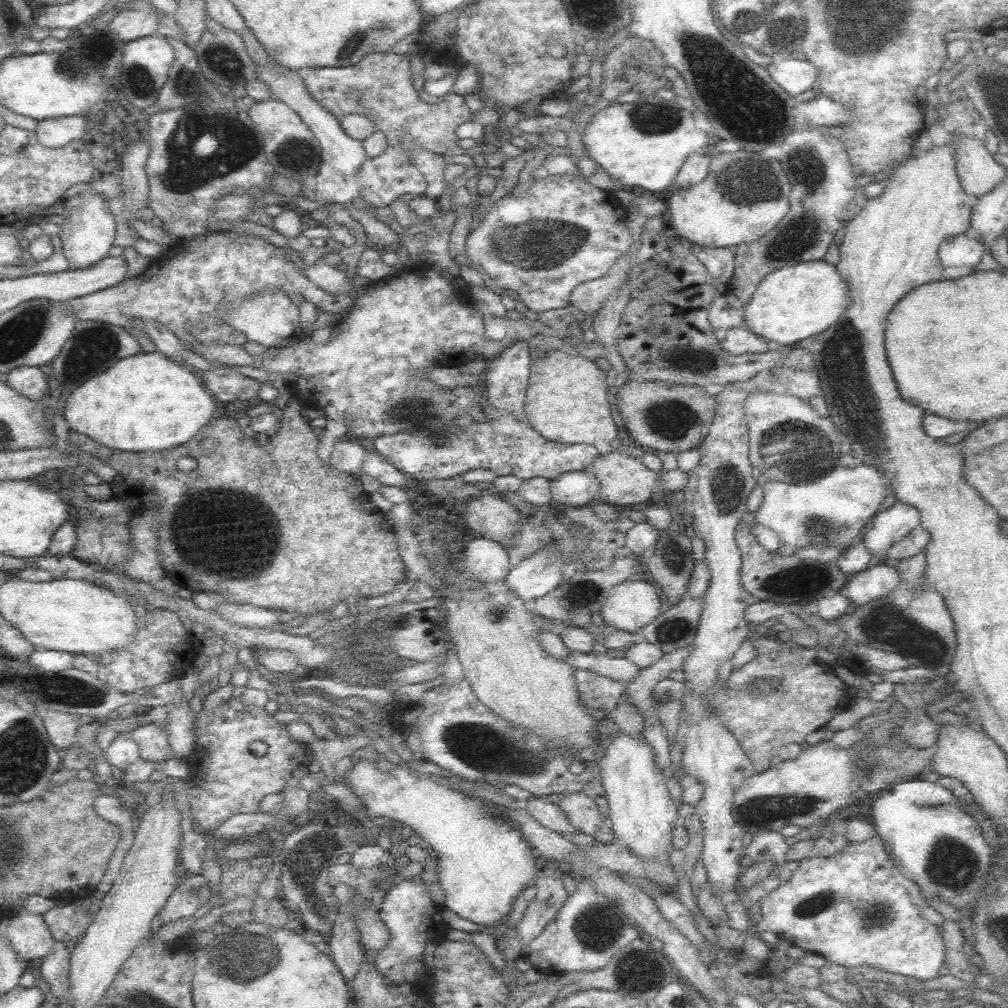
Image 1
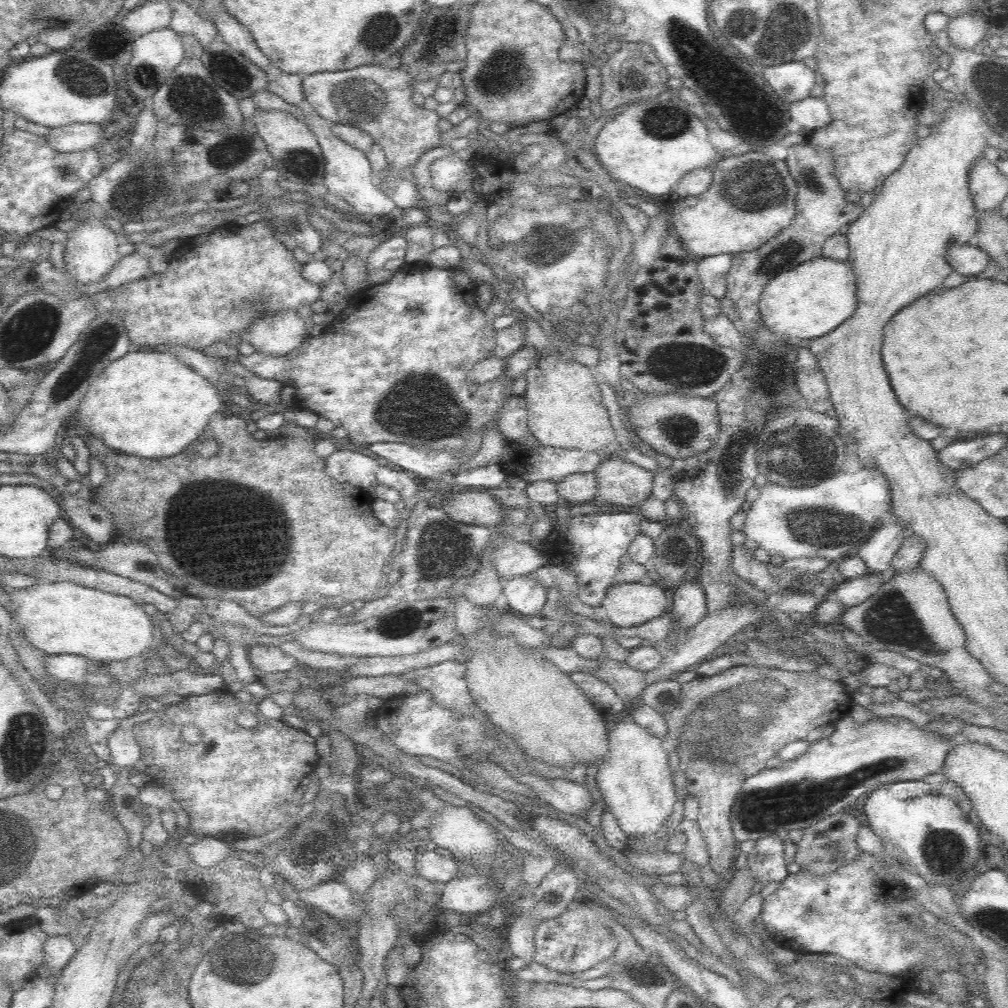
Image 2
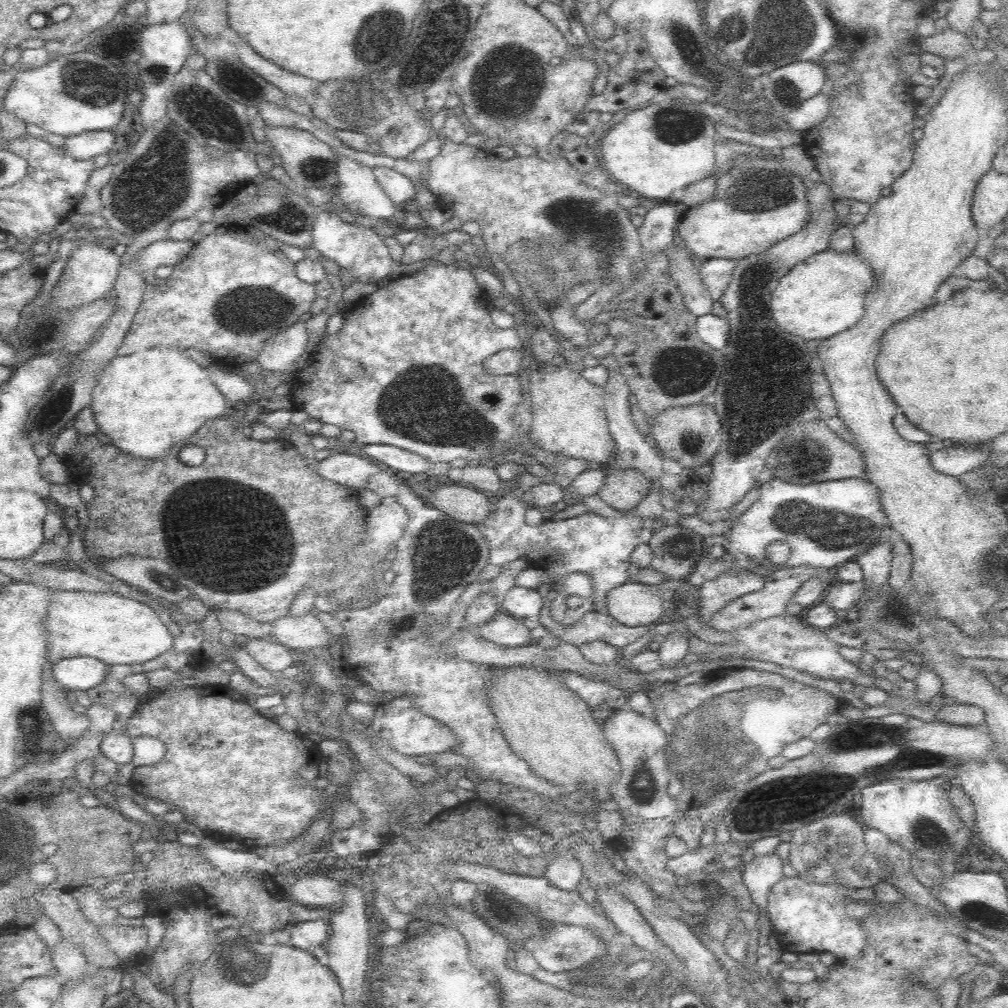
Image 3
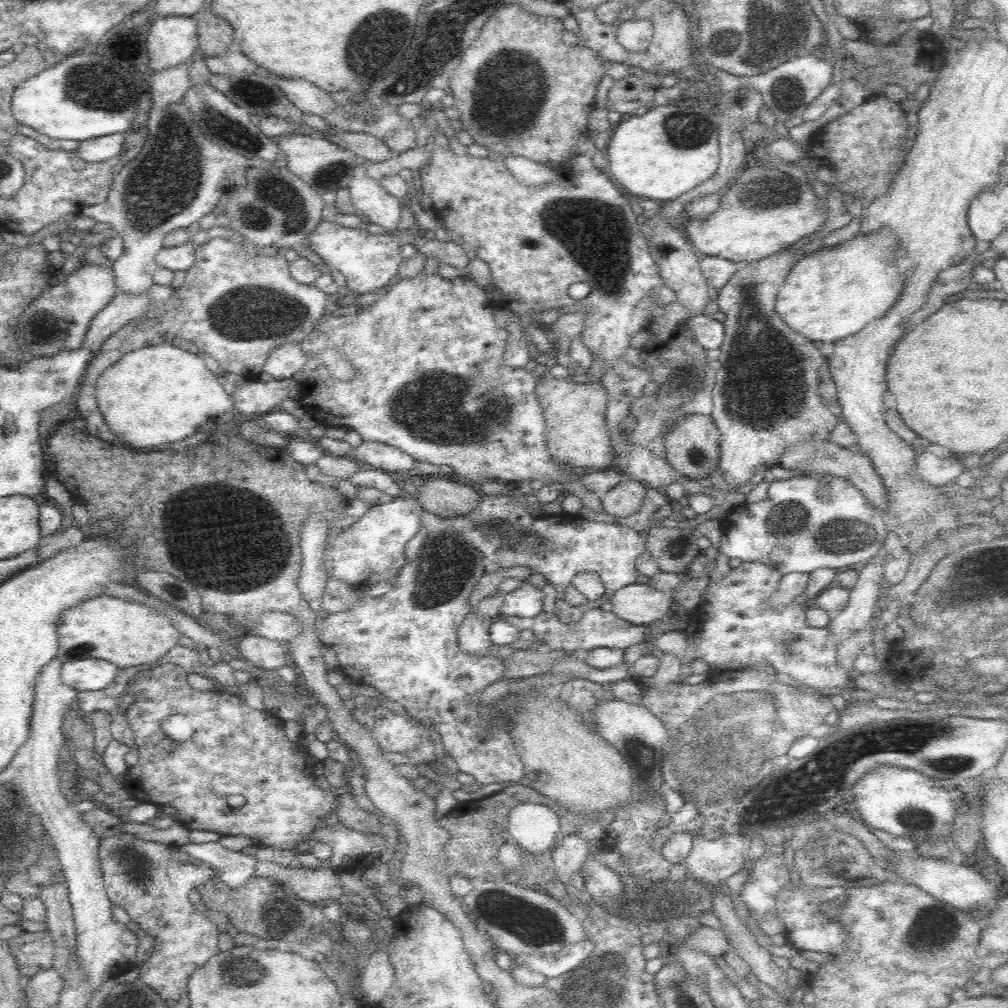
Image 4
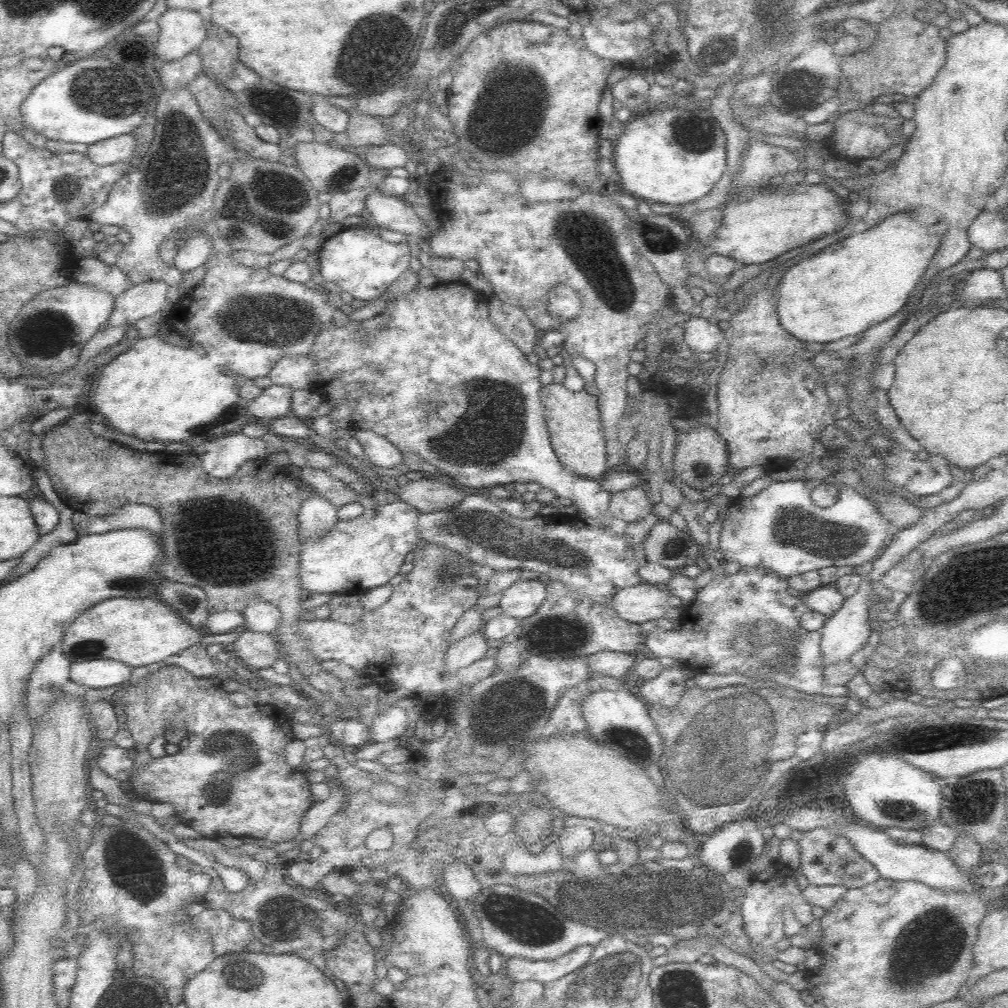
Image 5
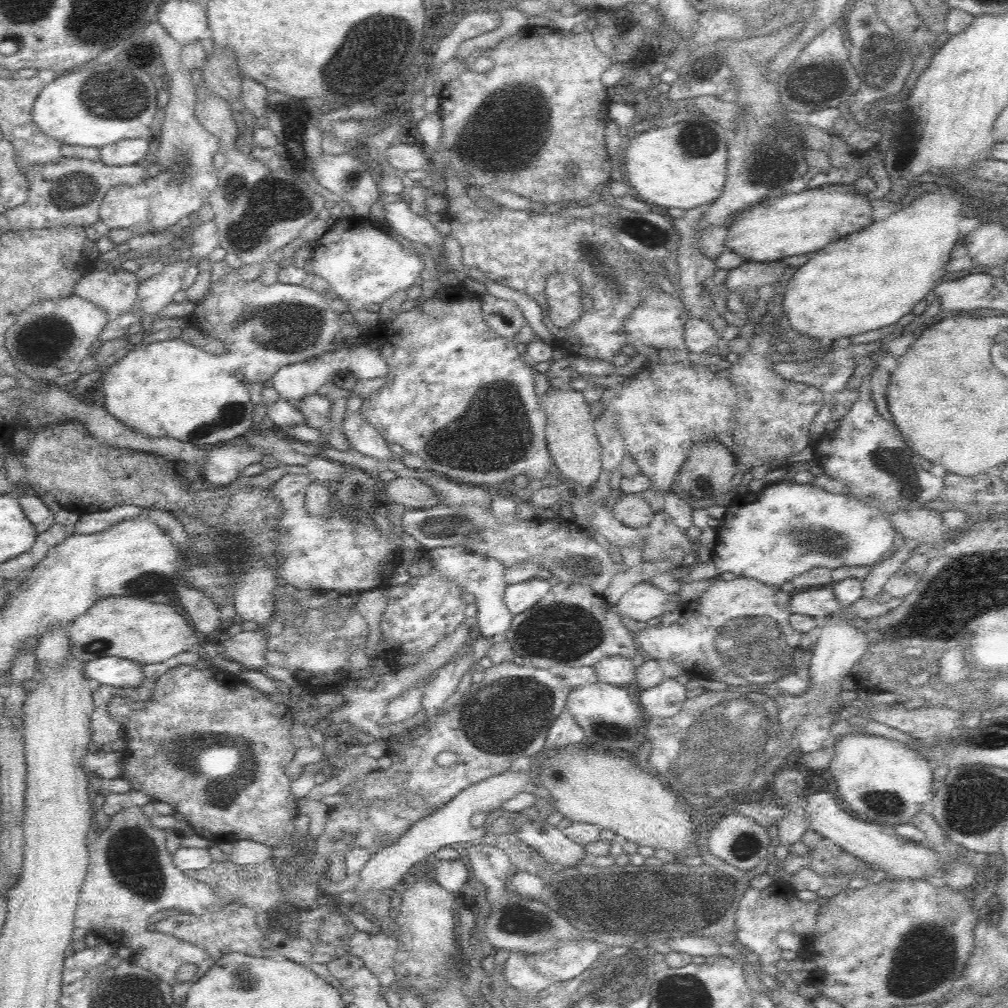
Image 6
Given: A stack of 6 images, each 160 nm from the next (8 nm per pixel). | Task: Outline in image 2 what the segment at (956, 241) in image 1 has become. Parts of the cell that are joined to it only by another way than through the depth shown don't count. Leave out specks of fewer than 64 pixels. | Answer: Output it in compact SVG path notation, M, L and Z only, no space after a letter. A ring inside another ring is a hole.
M969 243L952 244L946 250L946 259L953 270L967 278L980 274L991 260L987 252Z

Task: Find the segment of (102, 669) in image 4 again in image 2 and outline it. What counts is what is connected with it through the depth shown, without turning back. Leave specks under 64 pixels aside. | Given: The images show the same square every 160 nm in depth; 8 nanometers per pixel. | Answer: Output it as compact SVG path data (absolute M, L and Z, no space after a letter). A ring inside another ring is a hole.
M48 654L46 674L60 681L72 683L86 682L87 673L94 669L87 658L70 654Z

